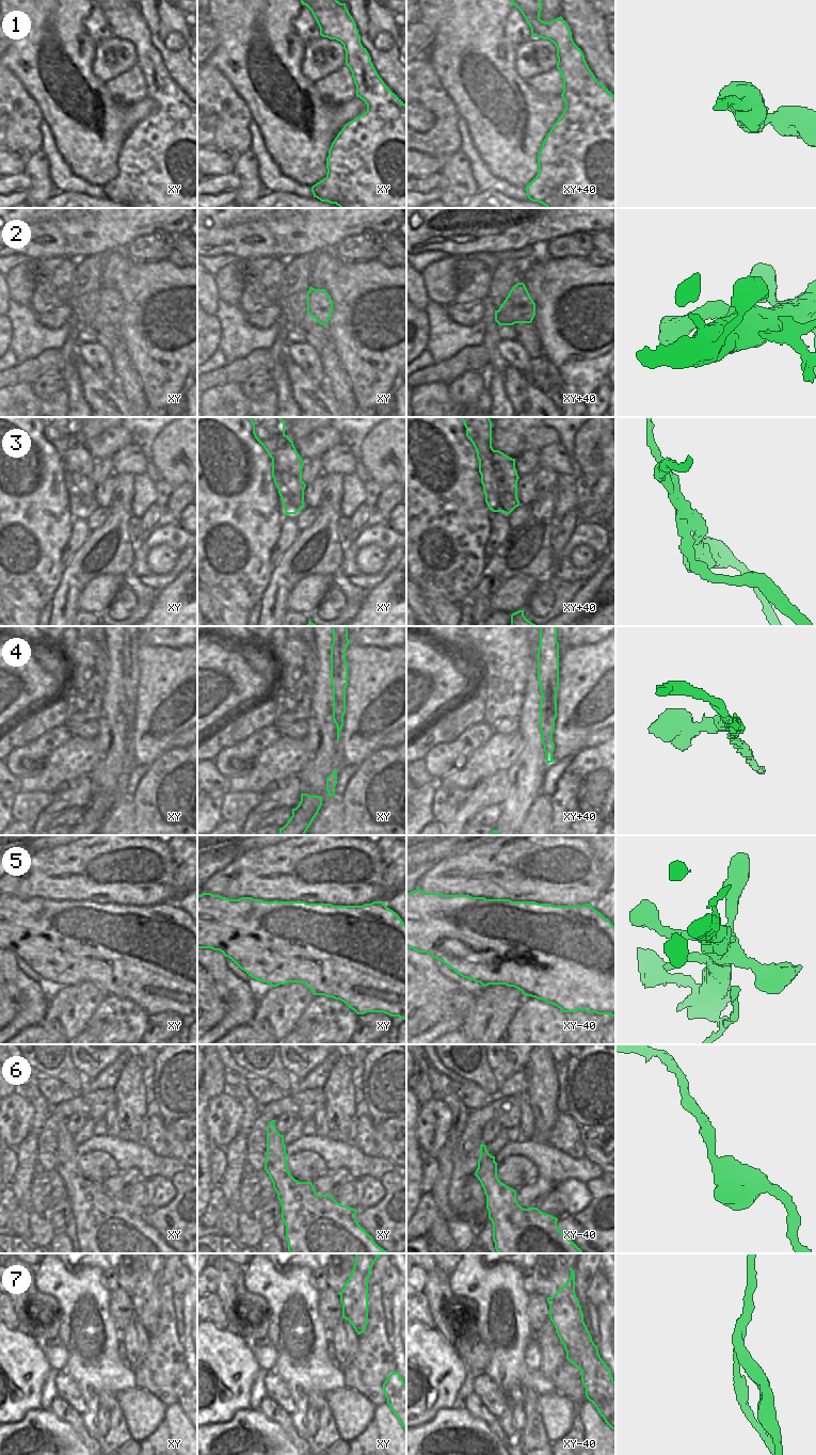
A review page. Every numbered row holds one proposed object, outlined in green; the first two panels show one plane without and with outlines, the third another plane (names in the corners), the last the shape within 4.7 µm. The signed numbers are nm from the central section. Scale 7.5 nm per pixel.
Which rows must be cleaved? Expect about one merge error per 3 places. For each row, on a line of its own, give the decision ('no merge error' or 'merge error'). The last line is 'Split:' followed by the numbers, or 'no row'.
1: no merge error
2: no merge error
3: merge error
4: merge error
5: no merge error
6: no merge error
7: merge error
Split: 3, 4, 7

